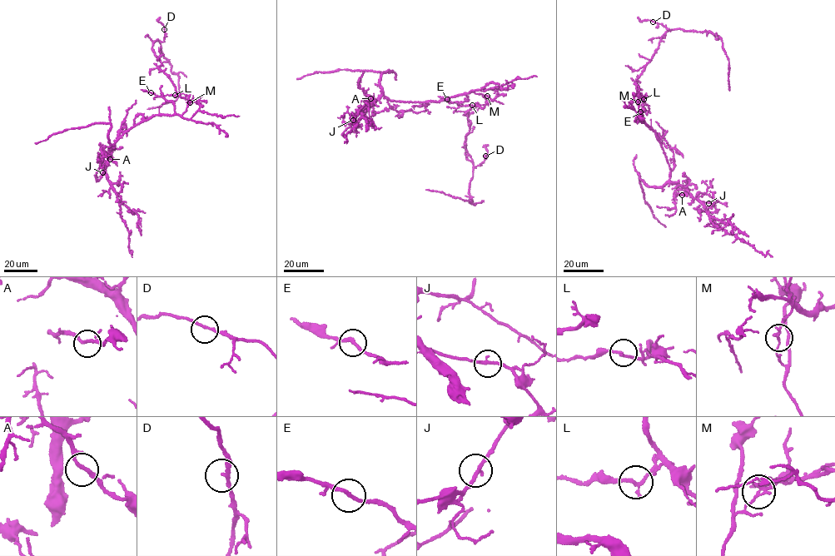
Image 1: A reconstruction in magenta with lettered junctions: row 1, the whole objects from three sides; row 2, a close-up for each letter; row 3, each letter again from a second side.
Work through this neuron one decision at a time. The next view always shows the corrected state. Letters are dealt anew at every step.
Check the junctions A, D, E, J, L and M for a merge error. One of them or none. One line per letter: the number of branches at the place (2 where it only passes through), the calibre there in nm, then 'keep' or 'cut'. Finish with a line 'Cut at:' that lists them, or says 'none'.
A: 2 branches meet; 200 nm thick; keep
D: 2 branches meet; 200 nm thick; keep
E: 2 branches meet; 200 nm thick; keep
J: 2 branches meet; 200 nm thick; keep
L: 2 branches meet; 190 nm thick; keep
M: 2 branches meet; 180 nm thick; cut
Cut at: M

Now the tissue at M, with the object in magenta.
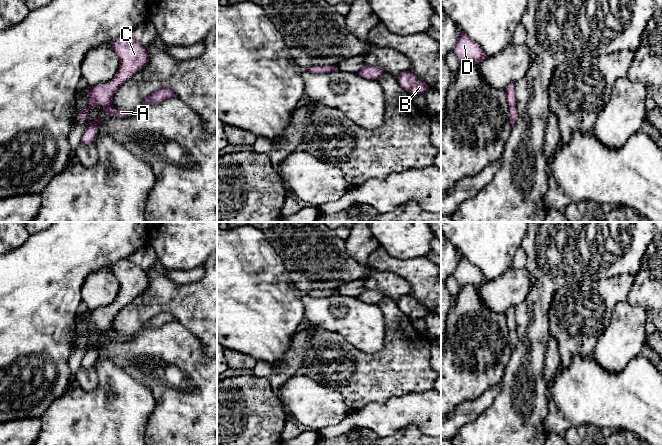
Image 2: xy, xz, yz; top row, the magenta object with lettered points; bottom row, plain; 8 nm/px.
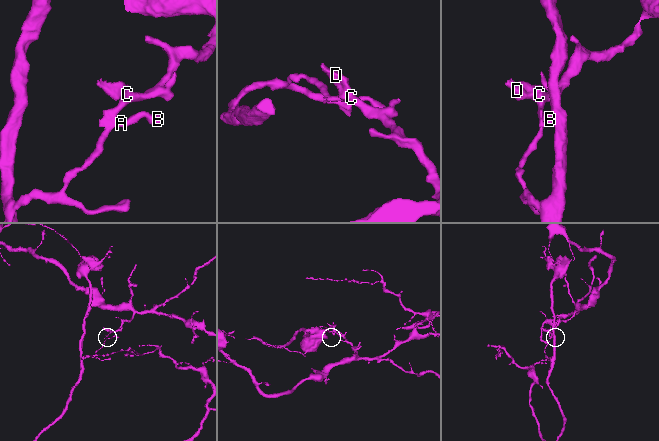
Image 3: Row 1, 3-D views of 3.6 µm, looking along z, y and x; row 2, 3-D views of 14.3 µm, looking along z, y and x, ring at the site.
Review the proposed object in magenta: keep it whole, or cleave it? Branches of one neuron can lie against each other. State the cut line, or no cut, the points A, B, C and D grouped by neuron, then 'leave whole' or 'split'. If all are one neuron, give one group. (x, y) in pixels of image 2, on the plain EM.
cut in xy along (110, 308), (104, 311), (91, 311); A B / C D; split

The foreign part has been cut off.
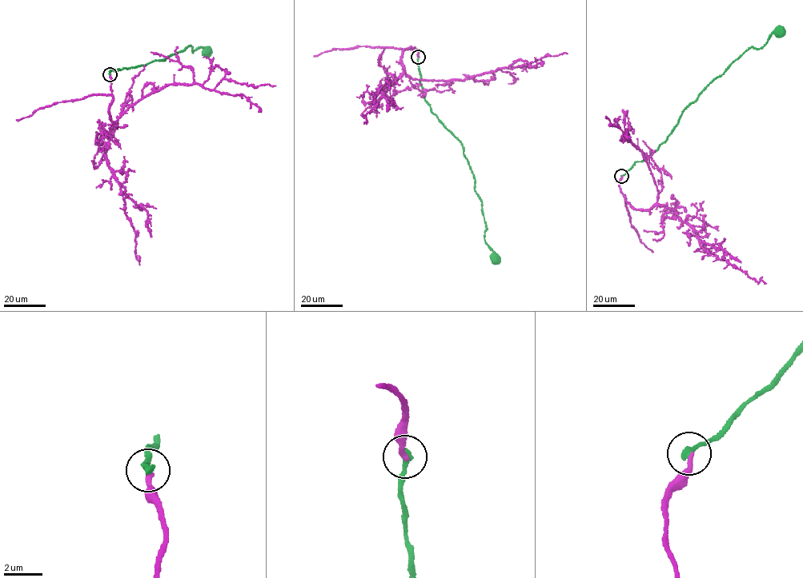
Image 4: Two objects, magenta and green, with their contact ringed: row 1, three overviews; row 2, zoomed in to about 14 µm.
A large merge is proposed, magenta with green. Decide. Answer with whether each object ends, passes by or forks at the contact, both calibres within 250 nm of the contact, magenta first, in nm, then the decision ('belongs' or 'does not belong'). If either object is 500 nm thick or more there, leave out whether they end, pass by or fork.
magenta ends; green ends; calibres 240 and 320 nm; does not belong

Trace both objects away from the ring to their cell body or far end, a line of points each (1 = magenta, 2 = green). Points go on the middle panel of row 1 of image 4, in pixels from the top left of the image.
1: (418, 57), (414, 47), (402, 52), (401, 65), (407, 74), (439, 81), (463, 80), (567, 53)
2: (418, 57), (424, 99), (431, 111), (461, 143), (473, 175), (486, 226), (486, 244), (494, 252), (494, 260)

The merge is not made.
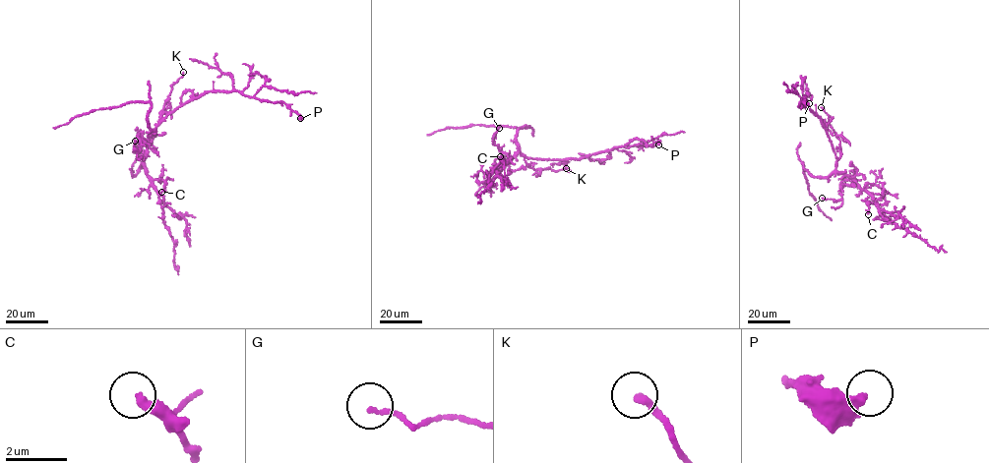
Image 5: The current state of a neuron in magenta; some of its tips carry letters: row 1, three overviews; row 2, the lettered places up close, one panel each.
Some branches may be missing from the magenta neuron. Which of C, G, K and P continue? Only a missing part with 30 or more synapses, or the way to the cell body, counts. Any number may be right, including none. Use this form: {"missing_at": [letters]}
{"missing_at": ["K"]}

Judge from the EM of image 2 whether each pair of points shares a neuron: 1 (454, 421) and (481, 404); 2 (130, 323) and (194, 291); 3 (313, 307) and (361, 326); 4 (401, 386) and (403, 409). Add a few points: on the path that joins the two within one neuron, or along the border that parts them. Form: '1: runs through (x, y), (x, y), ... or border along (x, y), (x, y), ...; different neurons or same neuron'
1: runs through (461, 415), (474, 408); same neuron
2: runs through (146, 307), (158, 297), (178, 297); same neuron
3: runs through (325, 313), (334, 322), (349, 322); same neuron
4: border along (425, 390), (391, 396), (380, 403); different neurons

